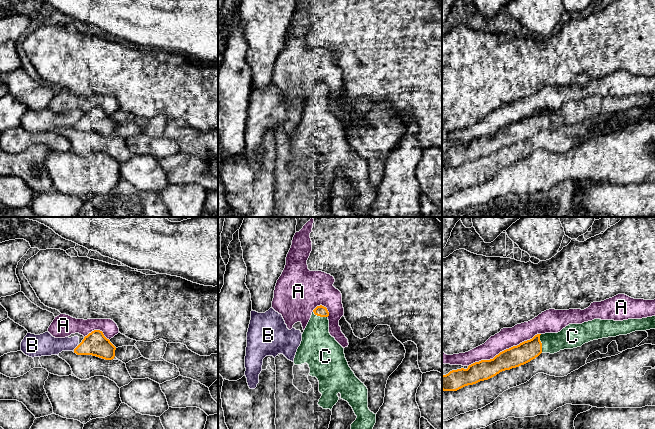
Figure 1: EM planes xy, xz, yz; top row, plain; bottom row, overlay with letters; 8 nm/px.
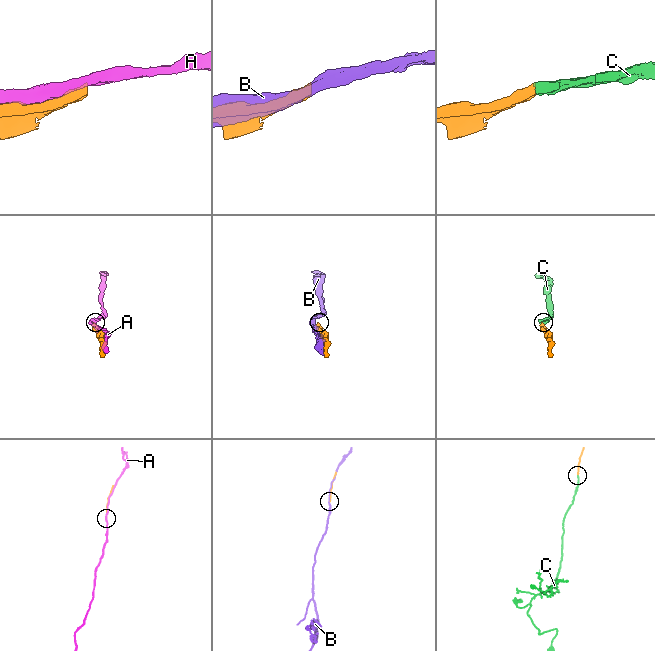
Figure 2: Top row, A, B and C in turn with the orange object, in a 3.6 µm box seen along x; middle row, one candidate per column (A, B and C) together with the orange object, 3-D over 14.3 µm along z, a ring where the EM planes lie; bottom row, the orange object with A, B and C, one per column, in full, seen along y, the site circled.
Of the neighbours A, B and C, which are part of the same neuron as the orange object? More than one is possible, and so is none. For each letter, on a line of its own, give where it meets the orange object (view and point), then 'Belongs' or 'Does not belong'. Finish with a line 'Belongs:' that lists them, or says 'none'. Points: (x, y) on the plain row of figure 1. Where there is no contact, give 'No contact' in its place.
A: Touches orange at yz (504, 126). Does not belong
B: Touches orange at xy (75, 124). Does not belong
C: Touches orange at yz (541, 119). Belongs
Belongs: C

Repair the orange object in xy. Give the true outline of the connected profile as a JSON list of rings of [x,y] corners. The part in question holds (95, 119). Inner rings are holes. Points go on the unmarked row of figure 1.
[[[94,106],[84,113],[82,118],[74,125],[74,129],[112,136],[115,133],[115,126],[116,123],[104,112],[102,107]]]

